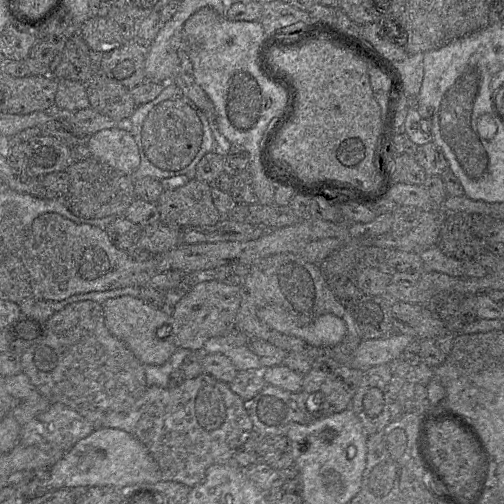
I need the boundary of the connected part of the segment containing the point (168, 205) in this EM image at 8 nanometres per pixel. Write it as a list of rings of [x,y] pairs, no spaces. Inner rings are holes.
[[[190,177],[189,180],[187,181],[187,183],[184,184],[183,186],[180,186],[180,187],[172,189],[172,190],[164,190],[164,192],[161,194],[159,200],[157,201],[156,205],[157,205],[157,209],[158,209],[159,216],[160,216],[160,223],[163,225],[167,225],[169,227],[186,228],[186,227],[195,227],[195,226],[209,226],[209,225],[216,224],[221,219],[229,219],[229,218],[221,218],[216,207],[214,206],[212,194],[211,194],[211,184],[208,184],[207,182],[199,180],[195,177]]]

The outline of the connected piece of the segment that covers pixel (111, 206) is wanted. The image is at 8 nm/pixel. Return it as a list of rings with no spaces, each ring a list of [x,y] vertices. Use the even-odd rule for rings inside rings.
[[[95,158],[73,161],[65,171],[69,175],[70,184],[63,203],[80,218],[100,219],[111,215],[124,217],[125,211],[136,199],[133,174],[116,170]]]

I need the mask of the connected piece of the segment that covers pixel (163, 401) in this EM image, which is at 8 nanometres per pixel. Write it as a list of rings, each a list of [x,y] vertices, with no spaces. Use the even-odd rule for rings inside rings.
[[[201,373],[175,388],[148,386],[129,409],[102,419],[100,427],[123,430],[137,438],[159,466],[163,479],[192,488],[200,483],[208,467],[231,463],[244,438],[254,431],[247,403],[231,391],[229,384]]]

